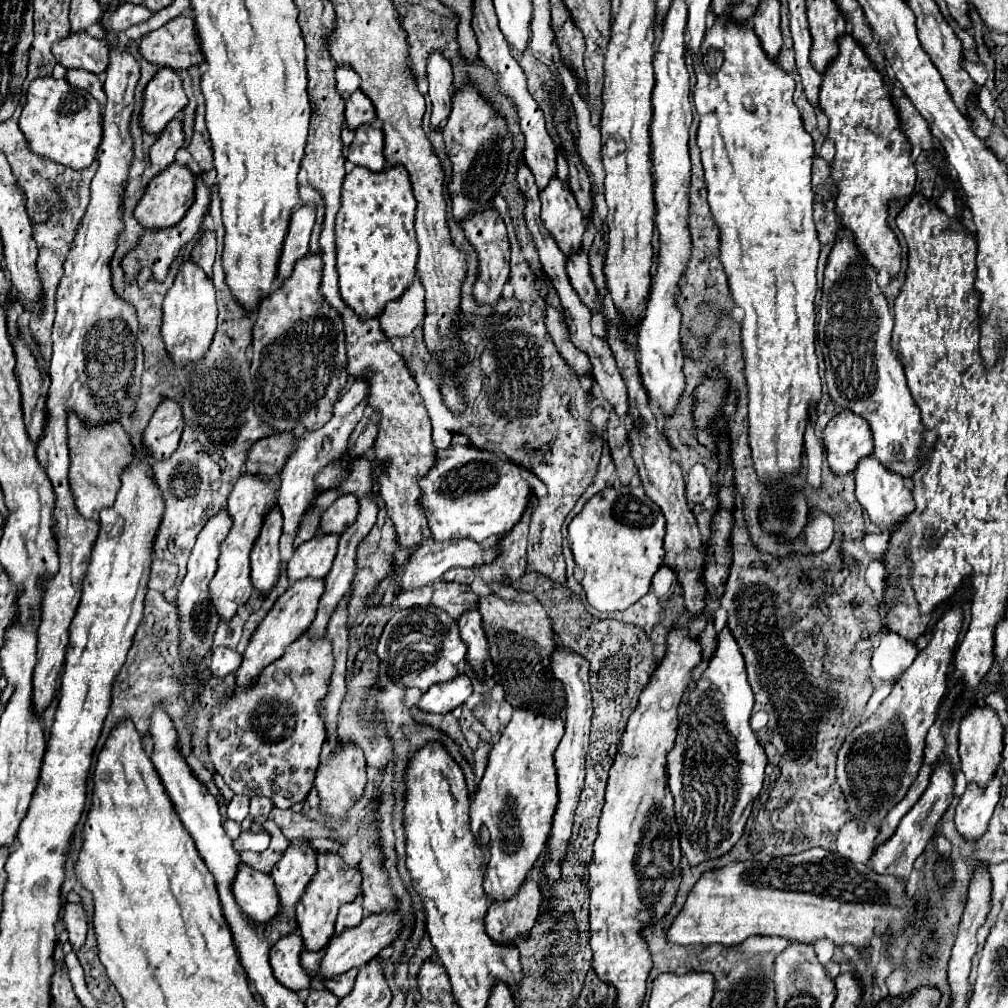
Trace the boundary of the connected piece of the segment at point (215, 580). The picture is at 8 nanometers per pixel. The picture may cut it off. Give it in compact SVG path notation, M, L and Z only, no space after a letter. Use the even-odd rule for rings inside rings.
M242 475L228 497L228 513L232 515L232 527L220 545L218 571L208 583L212 607L216 607L216 613L220 615L222 623L232 621L238 607L246 605L248 599L252 597L254 587L250 579L250 549L260 533L264 515L272 507L272 503L276 503L276 487L270 481L262 481L256 475Z

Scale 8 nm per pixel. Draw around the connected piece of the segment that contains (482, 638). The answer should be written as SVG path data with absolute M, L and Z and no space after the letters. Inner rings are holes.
M472 607L472 611L466 611L460 619L460 635L468 645L468 655L466 661L472 663L476 673L482 673L482 669L486 667L488 661L488 643L486 643L486 635L482 631L482 617L476 611L476 607Z

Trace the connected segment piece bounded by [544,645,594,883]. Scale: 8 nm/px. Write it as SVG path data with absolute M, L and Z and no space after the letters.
M558 645L552 655L552 669L556 679L562 681L564 693L566 693L566 733L556 749L556 771L558 771L558 793L560 803L556 807L552 833L548 841L548 863L544 863L544 875L548 875L548 881L556 881L560 877L560 859L566 853L566 845L572 833L572 817L574 809L578 805L578 795L584 783L584 757L588 751L588 733L590 733L590 719L592 719L592 695L590 695L590 683L588 683L588 661L582 659L580 653L570 651L568 647Z

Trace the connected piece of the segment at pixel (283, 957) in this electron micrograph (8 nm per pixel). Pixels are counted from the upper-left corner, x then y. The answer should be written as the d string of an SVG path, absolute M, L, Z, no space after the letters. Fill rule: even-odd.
M298 933L284 935L270 947L270 965L274 977L292 991L310 989L310 977L300 965L300 951L302 937Z

